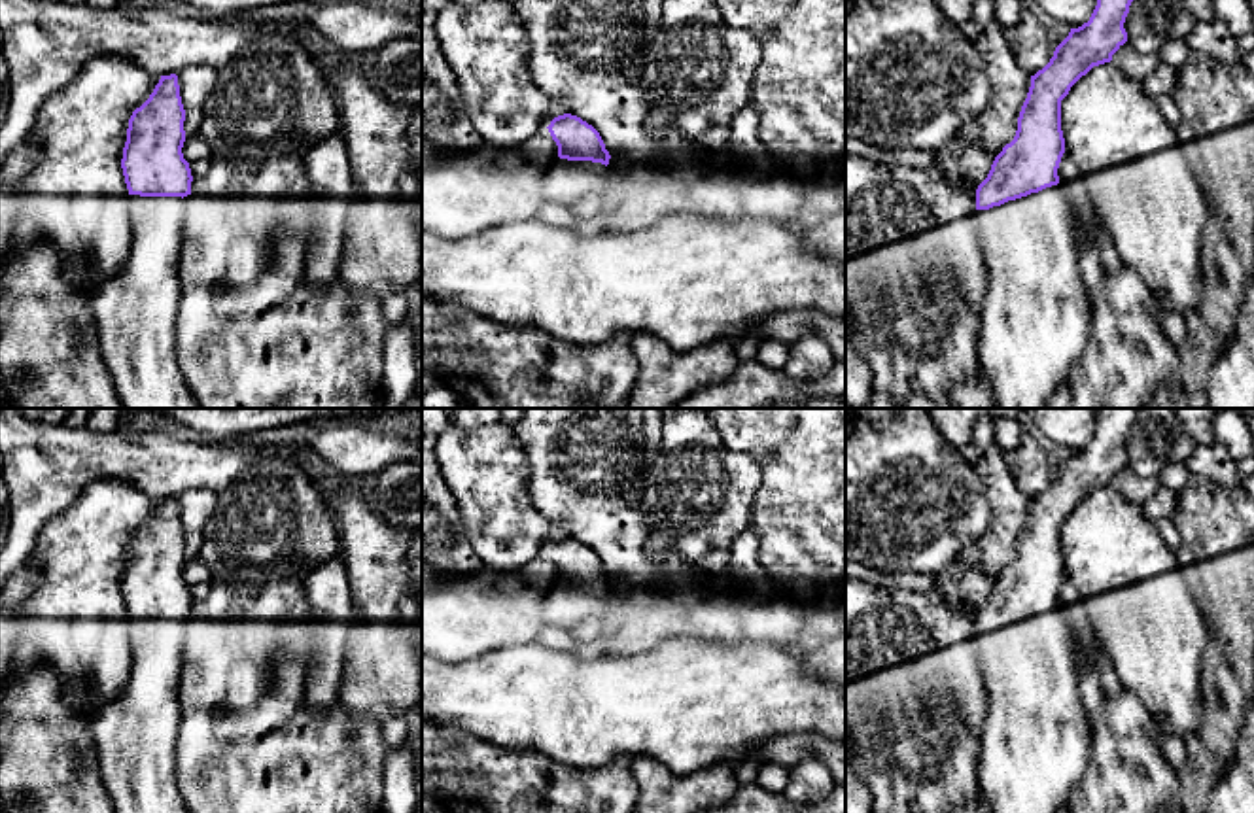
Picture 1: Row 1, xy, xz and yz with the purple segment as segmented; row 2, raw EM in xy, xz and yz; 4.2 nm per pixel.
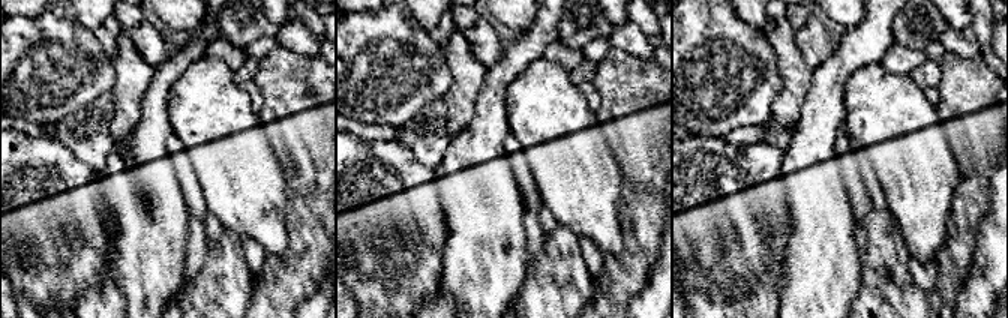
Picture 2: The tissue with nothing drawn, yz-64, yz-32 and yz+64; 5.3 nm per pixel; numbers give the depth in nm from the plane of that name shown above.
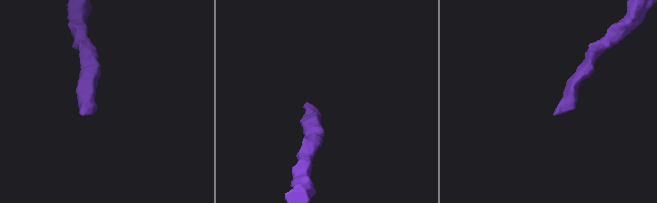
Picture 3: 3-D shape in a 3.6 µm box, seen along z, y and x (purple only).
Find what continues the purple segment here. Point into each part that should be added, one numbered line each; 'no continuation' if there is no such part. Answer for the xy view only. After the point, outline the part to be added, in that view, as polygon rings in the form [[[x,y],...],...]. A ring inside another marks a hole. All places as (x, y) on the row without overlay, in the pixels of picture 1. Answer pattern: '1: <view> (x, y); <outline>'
1: xy (135, 736); [[[127,618],[132,650],[121,694],[91,722],[115,813],[189,813],[178,788],[178,686],[185,624]]]

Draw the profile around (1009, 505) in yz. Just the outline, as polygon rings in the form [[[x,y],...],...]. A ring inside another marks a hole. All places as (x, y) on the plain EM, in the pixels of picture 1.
[[[991,442],[970,465],[991,509],[989,528],[978,541],[982,565],[997,580],[1016,560],[1018,541],[1031,510],[1031,497],[1018,488],[997,442]]]

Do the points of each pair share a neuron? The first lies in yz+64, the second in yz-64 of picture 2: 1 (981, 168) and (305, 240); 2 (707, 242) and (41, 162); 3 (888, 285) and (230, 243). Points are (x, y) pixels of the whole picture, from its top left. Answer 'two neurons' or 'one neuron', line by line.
1: one neuron
2: one neuron
3: one neuron

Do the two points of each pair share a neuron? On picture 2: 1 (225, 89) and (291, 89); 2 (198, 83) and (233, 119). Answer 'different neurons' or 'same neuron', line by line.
1: different neurons
2: same neuron

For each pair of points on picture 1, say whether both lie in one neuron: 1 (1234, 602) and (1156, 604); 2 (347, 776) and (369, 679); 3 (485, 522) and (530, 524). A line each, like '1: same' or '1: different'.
1: different
2: different
3: same

